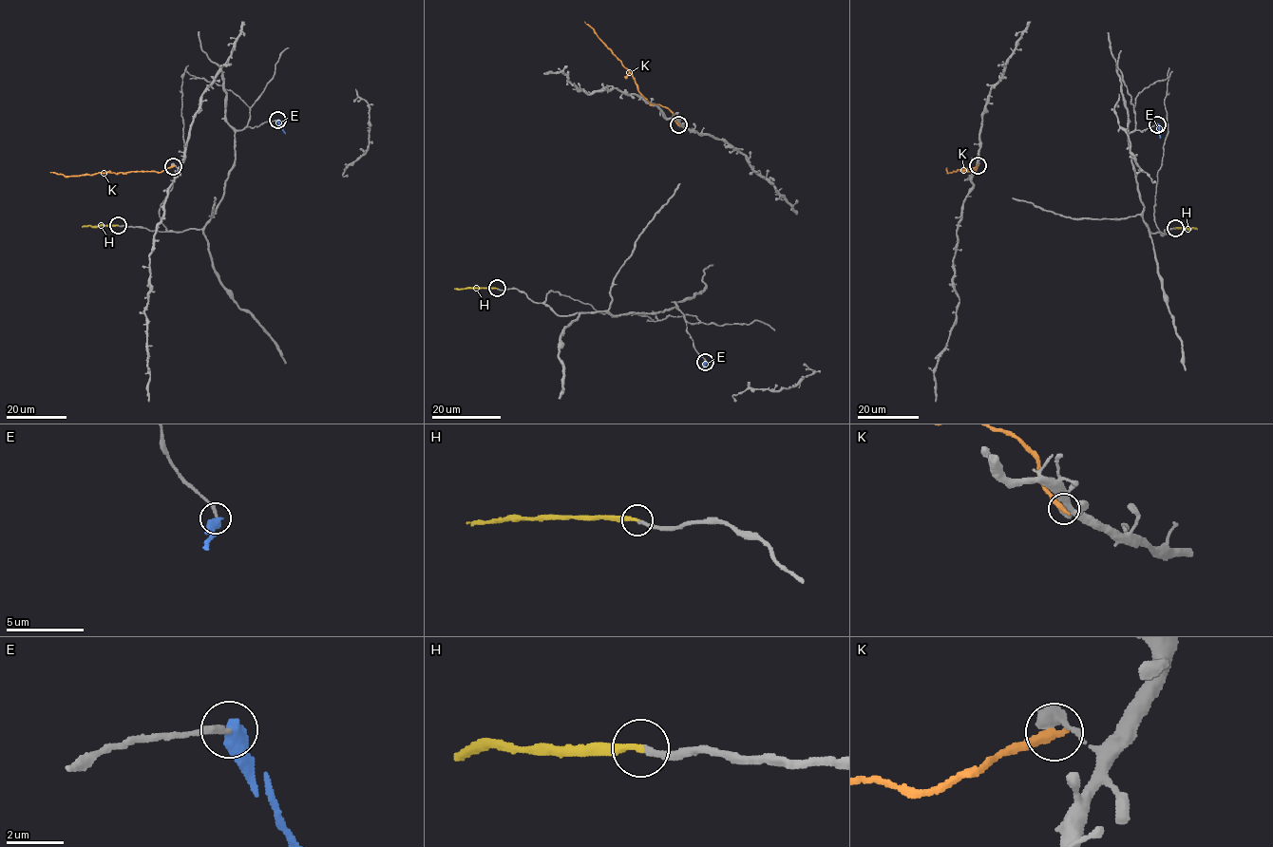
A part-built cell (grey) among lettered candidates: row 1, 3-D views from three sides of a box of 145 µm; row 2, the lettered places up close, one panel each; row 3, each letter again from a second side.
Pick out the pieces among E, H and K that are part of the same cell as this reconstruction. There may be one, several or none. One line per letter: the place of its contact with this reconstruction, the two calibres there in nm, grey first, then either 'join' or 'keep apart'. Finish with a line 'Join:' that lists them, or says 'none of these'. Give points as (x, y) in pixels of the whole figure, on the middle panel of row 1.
E: contact (705, 362); calibres 200 and 550 nm; keep apart
H: contact (497, 288); calibres 240 and 240 nm; join
K: contact (678, 124); calibres 500 and 360 nm; keep apart
Join: H

